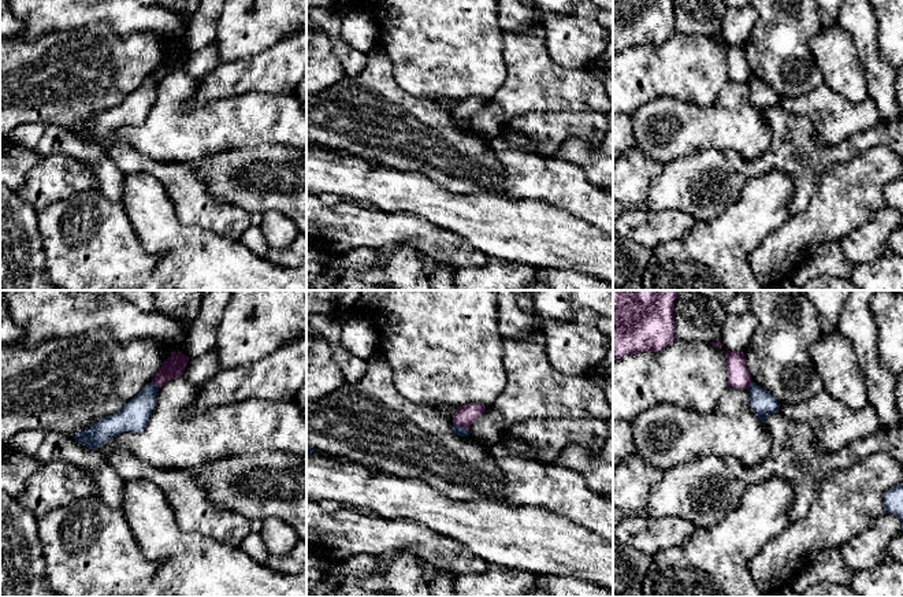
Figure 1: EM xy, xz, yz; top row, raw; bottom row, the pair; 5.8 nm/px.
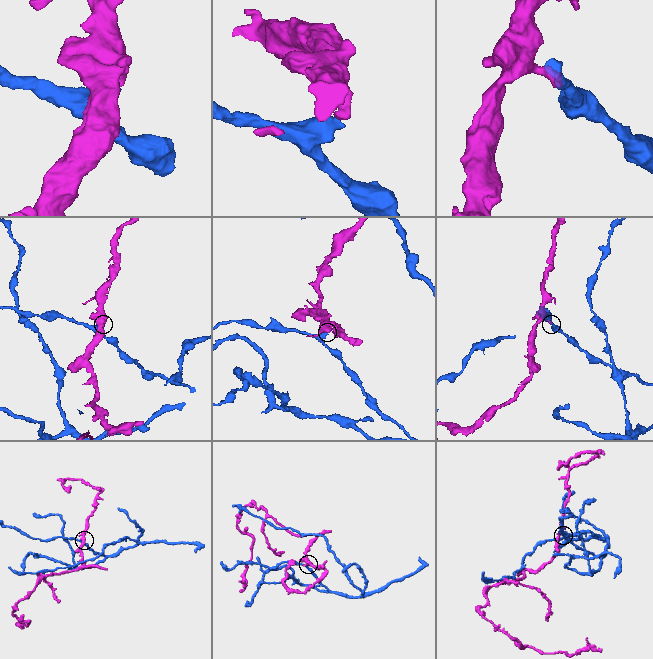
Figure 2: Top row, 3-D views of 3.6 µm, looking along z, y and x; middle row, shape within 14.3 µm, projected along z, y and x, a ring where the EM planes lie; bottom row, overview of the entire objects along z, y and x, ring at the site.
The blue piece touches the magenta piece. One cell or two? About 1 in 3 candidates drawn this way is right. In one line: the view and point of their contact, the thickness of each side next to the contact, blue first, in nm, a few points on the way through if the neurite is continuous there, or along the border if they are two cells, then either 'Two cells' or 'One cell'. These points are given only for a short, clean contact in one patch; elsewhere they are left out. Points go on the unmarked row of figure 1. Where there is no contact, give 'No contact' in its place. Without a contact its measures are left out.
Touches blue at xz (461, 121). Thickness 60 nm (blue) against 120 nm. Boundary: xz (453, 117), (468, 123). Two cells

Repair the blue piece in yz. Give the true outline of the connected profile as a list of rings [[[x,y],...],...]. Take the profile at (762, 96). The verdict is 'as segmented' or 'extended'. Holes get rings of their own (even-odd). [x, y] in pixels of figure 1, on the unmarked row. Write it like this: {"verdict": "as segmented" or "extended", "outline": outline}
{"verdict": "as segmented", "outline": [[[752,75],[747,84],[750,86],[750,100],[759,115],[765,116],[769,108],[780,104],[778,94],[755,75]]]}

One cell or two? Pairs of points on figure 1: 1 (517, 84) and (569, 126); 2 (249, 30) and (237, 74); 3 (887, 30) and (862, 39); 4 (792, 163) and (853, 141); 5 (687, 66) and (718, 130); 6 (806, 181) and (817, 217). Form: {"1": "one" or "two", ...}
{"1": "two", "2": "two", "3": "two", "4": "one", "5": "two", "6": "two"}

